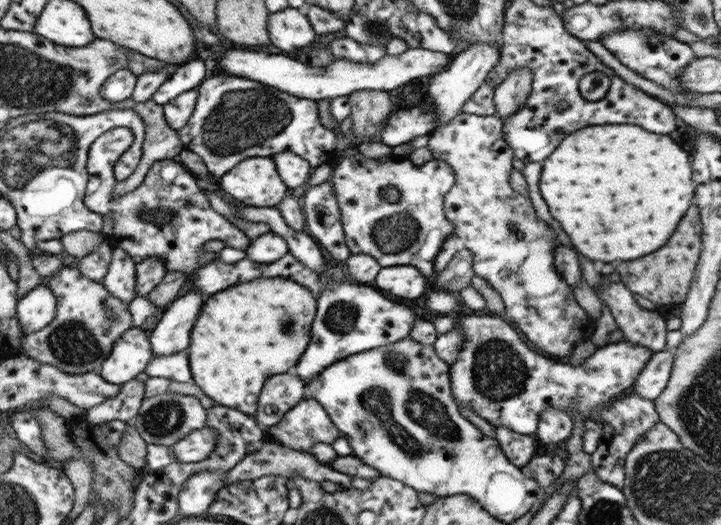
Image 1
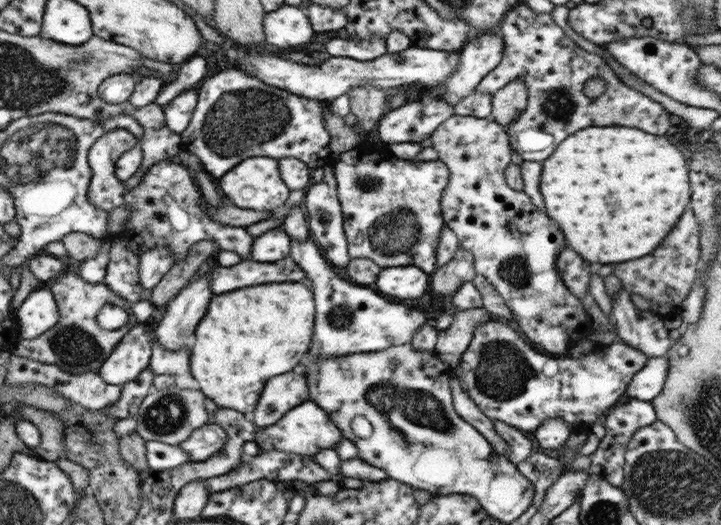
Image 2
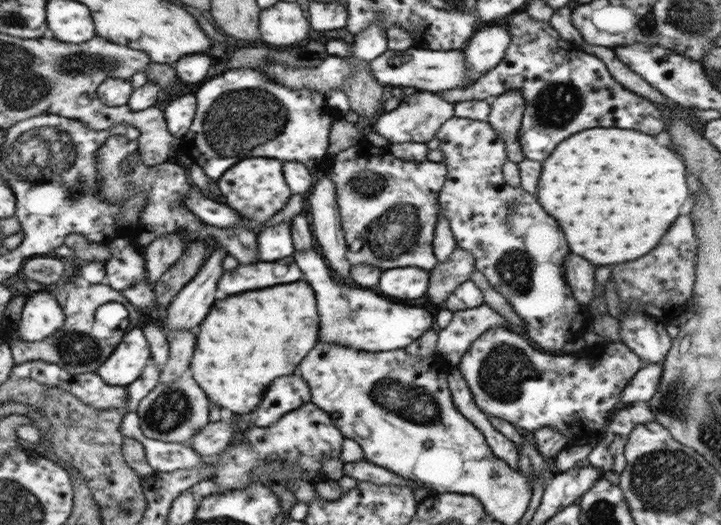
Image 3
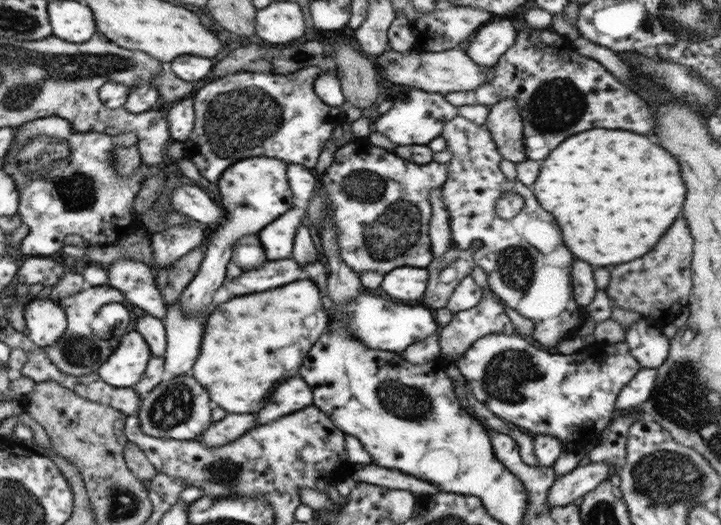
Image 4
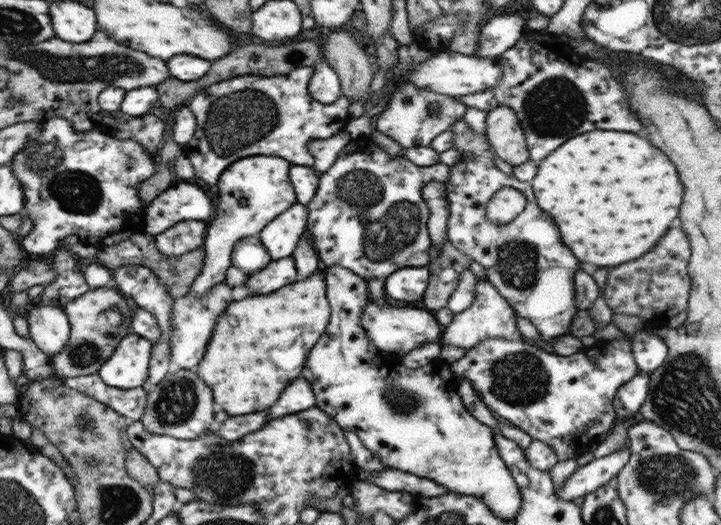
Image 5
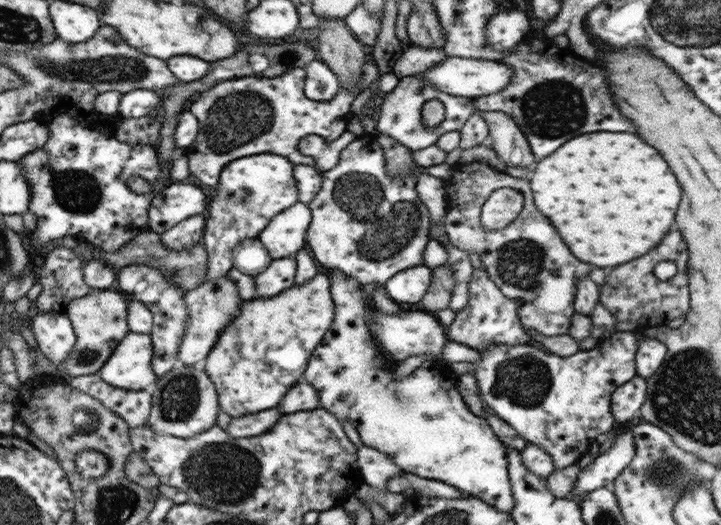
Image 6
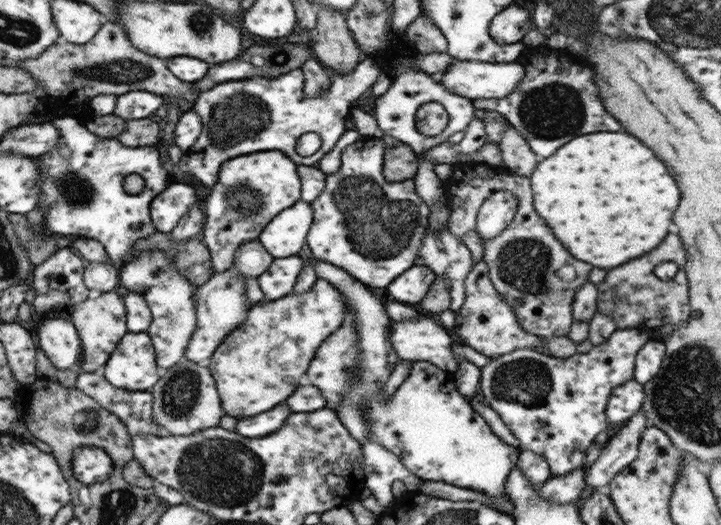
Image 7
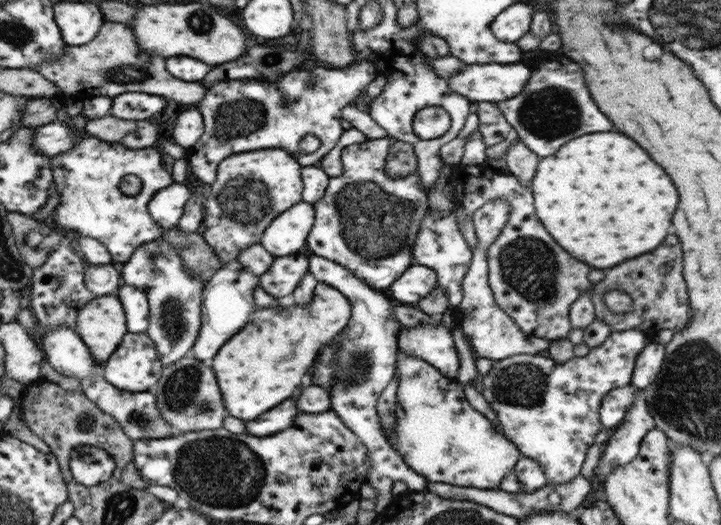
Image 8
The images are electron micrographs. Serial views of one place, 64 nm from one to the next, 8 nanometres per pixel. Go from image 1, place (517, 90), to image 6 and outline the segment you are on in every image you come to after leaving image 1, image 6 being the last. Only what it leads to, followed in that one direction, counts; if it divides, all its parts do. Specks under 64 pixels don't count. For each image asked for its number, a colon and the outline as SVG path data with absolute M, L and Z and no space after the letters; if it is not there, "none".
2: M513 80L505 88L497 90L491 96L491 120L495 120L499 126L509 126L513 124L521 112L527 106L527 88L521 80Z
3: M507 90L505 94L493 98L489 104L491 104L491 112L487 116L487 124L491 124L497 136L503 140L505 150L507 150L505 152L507 162L519 164L521 160L525 160L519 140L517 140L521 118L525 112L523 96L519 90Z
4: M503 98L501 102L489 106L489 116L485 120L485 126L497 144L499 154L503 160L513 164L527 160L523 146L523 122L519 112L521 110L513 98Z
5: M509 106L493 108L491 112L487 112L485 120L485 136L497 158L511 166L519 166L531 160L521 124Z
6: M481 112L487 122L489 136L487 144L507 164L507 168L527 168L533 164L533 152L527 138L521 134L517 124L505 112Z

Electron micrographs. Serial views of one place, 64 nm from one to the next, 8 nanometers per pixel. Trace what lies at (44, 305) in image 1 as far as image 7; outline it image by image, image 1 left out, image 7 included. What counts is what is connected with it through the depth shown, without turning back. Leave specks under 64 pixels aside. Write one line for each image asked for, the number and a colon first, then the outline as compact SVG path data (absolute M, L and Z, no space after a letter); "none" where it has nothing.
2: M47 286L31 292L15 312L19 338L39 338L43 332L49 332L59 320L57 310L59 308Z
3: M41 290L27 298L21 308L17 336L23 342L39 342L57 334L63 326L63 312L53 294Z
4: M31 298L25 302L23 310L25 330L23 336L33 346L51 346L59 342L67 328L67 318L59 304L49 302L49 298Z
5: M35 306L27 310L27 330L31 344L35 344L45 356L57 356L69 342L69 322L61 308Z
6: M37 312L29 328L37 342L37 352L43 352L43 356L49 358L53 364L63 362L71 354L75 346L75 334L67 316Z
7: M45 320L37 328L37 346L59 370L79 372L81 362L81 340L71 322Z

